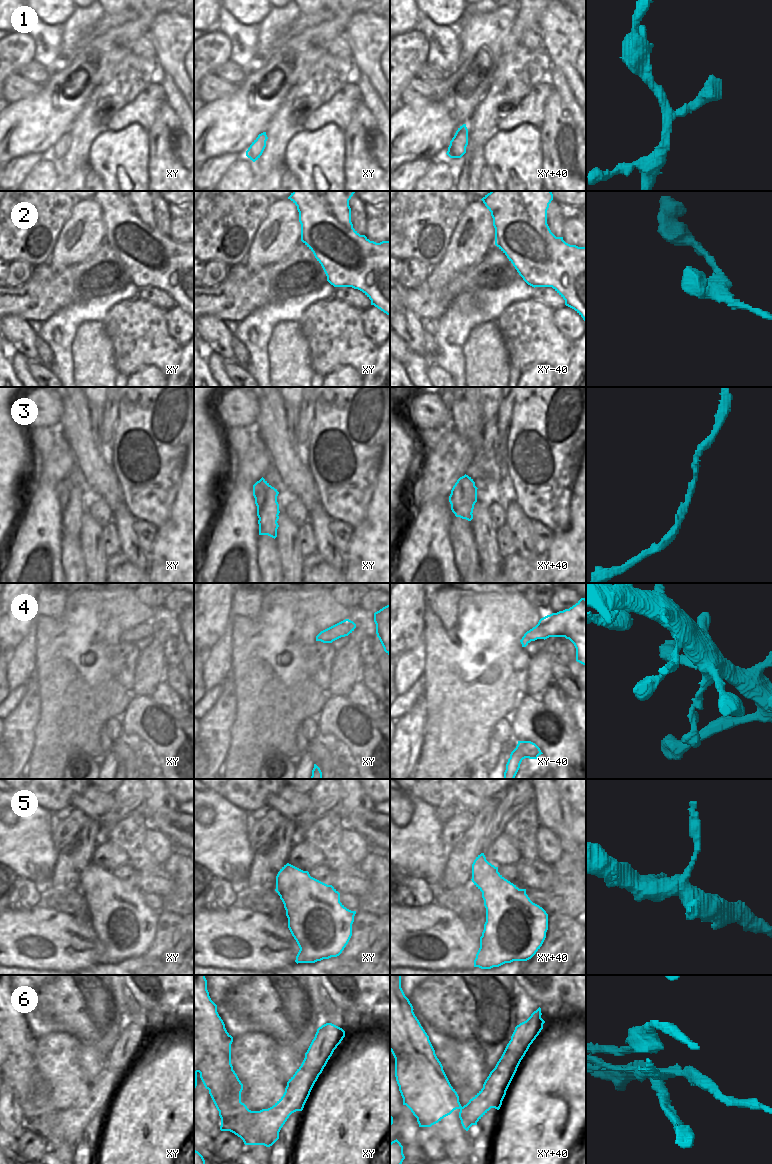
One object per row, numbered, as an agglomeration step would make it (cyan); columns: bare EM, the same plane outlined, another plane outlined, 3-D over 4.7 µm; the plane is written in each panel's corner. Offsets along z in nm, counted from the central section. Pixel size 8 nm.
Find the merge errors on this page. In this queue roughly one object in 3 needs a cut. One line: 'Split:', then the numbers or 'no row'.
Split: 6

